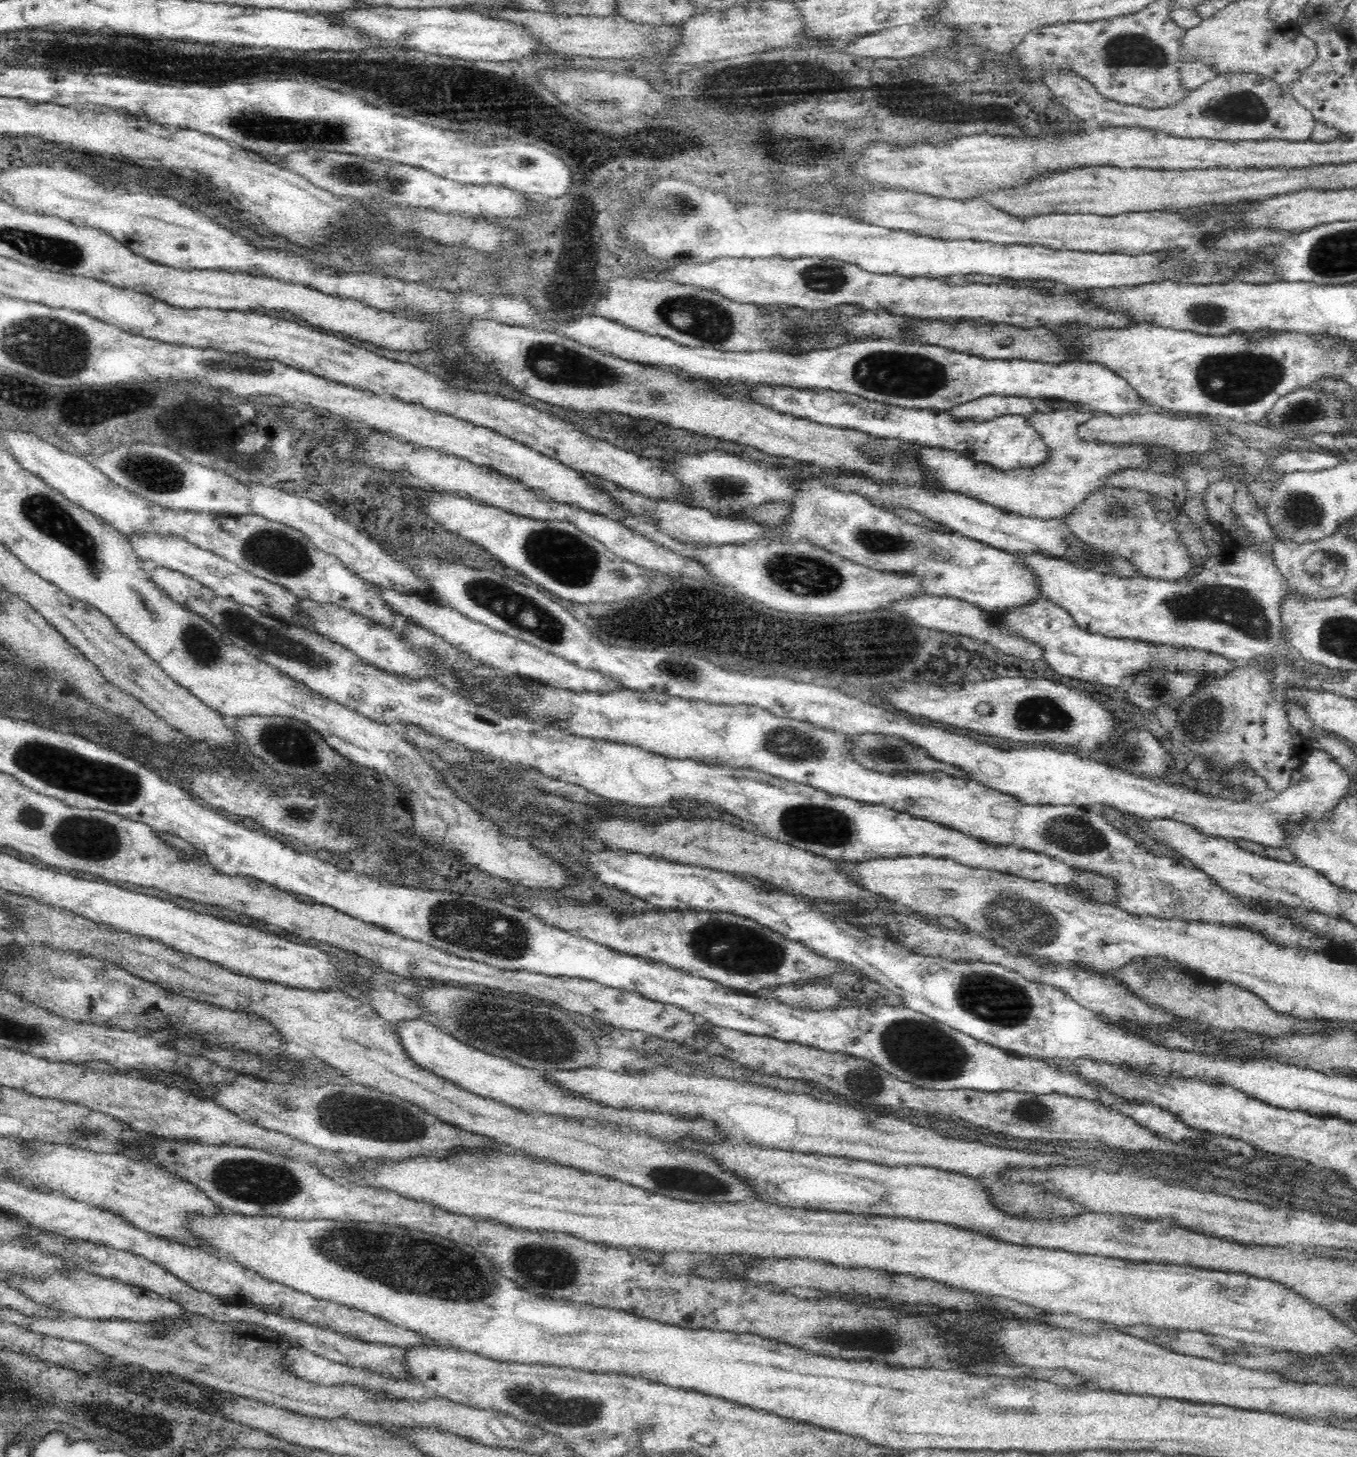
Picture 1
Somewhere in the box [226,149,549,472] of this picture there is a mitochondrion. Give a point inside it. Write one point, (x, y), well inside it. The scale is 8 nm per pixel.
(347, 172)

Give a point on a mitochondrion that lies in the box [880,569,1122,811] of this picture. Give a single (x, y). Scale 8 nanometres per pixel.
(1048, 714)

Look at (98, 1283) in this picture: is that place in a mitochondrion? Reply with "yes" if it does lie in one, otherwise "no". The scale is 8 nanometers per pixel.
no

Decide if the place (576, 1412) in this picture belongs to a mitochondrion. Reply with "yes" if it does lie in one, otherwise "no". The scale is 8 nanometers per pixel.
yes

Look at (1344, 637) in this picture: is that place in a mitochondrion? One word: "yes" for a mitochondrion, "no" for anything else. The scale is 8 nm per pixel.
yes

